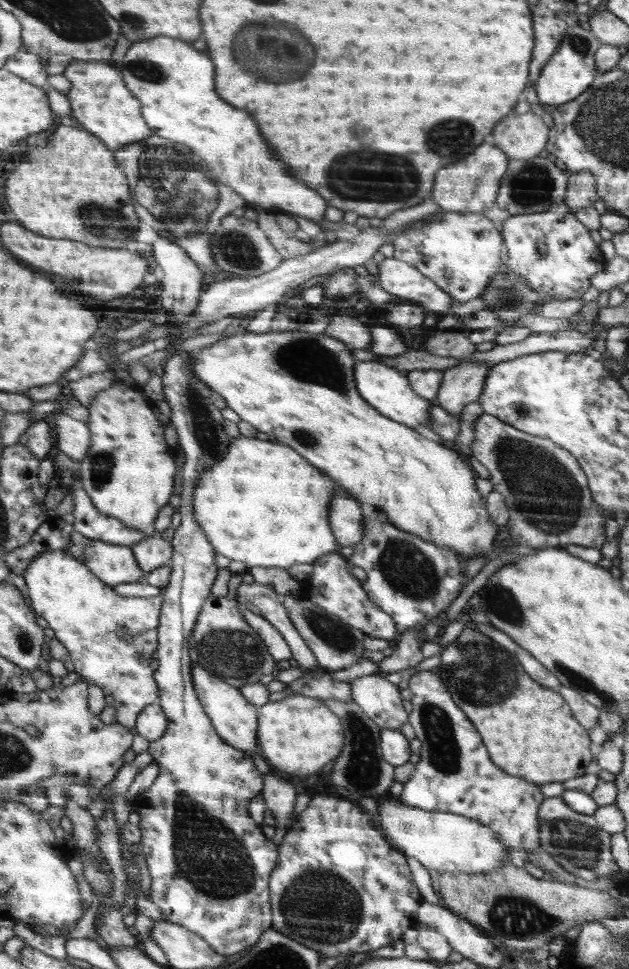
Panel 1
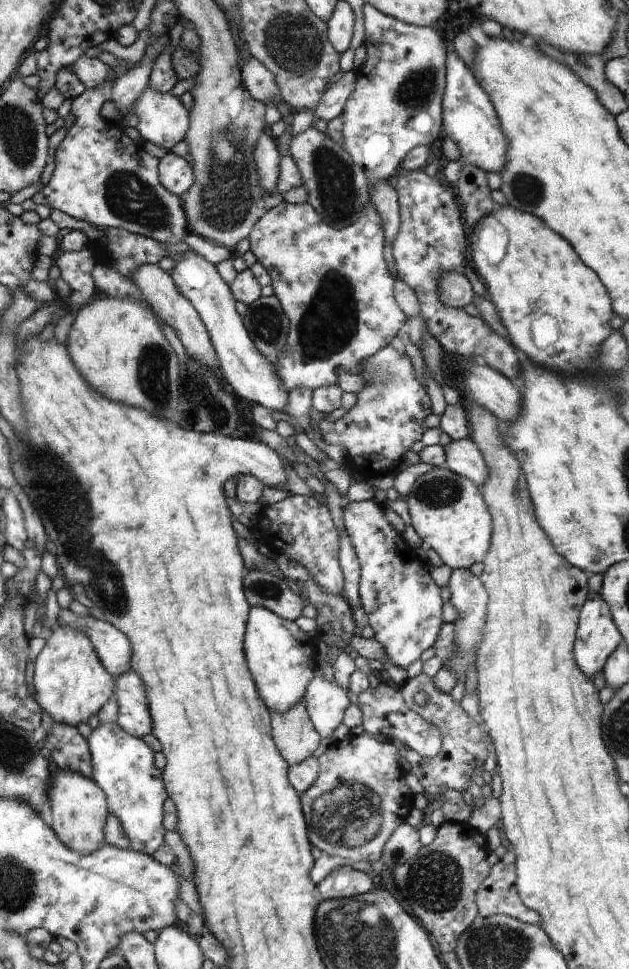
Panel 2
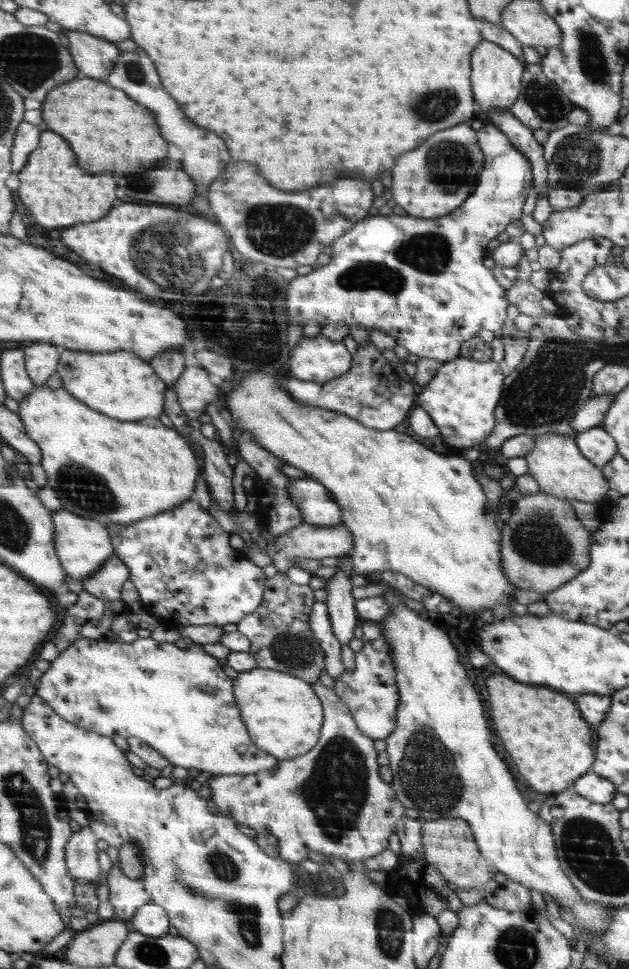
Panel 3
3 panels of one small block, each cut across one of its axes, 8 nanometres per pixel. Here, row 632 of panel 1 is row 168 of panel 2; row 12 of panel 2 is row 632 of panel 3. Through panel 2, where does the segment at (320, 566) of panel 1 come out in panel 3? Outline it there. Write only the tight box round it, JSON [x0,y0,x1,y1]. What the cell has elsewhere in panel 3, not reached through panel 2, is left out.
[332,620,399,740]

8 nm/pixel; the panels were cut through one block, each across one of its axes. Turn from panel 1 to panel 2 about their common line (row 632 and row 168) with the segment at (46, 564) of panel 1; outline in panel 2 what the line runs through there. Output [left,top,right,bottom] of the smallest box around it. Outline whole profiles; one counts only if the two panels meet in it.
[33,87,193,243]

